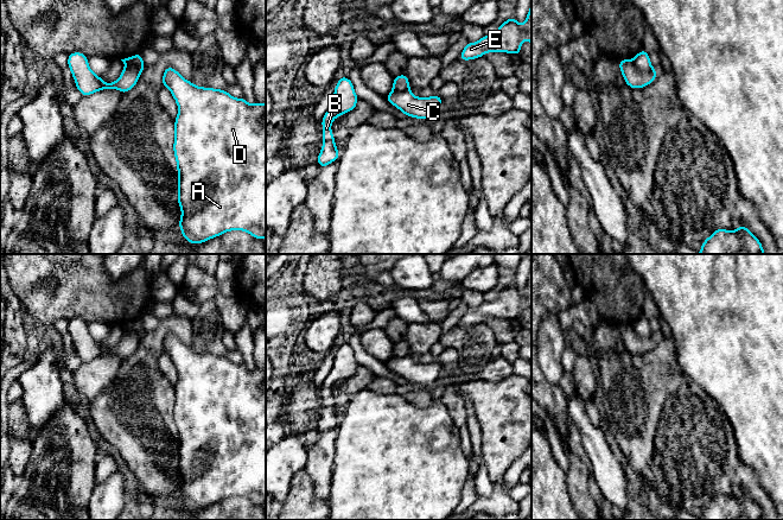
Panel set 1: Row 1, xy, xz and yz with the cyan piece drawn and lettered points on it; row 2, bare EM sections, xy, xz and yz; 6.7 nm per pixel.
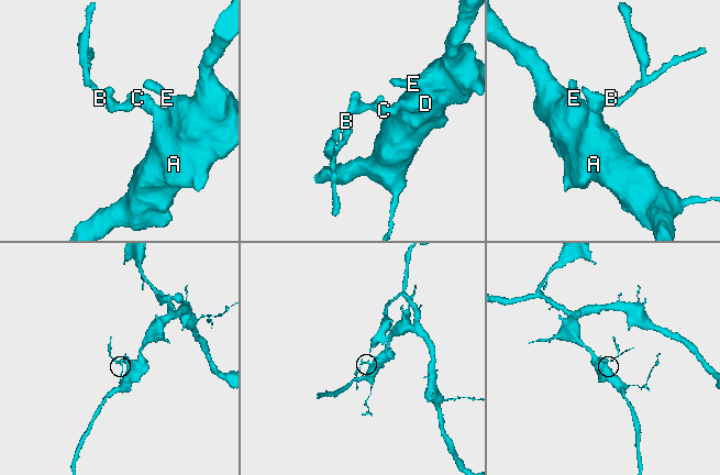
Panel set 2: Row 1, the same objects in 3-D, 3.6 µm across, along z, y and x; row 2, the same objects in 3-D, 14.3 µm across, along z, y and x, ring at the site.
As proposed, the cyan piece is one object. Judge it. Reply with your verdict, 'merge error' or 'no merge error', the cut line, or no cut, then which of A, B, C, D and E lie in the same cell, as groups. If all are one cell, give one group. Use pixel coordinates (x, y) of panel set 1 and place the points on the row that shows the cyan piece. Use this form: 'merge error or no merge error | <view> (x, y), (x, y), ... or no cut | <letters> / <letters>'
merge error | yz (632, 59), (632, 63), (640, 70), (650, 71), (654, 69) | A C D E / B

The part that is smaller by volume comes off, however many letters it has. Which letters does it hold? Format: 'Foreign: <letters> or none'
Foreign: B

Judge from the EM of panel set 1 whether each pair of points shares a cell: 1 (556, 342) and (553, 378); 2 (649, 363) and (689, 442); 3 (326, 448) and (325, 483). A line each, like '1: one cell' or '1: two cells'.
1: one cell
2: two cells
3: one cell

